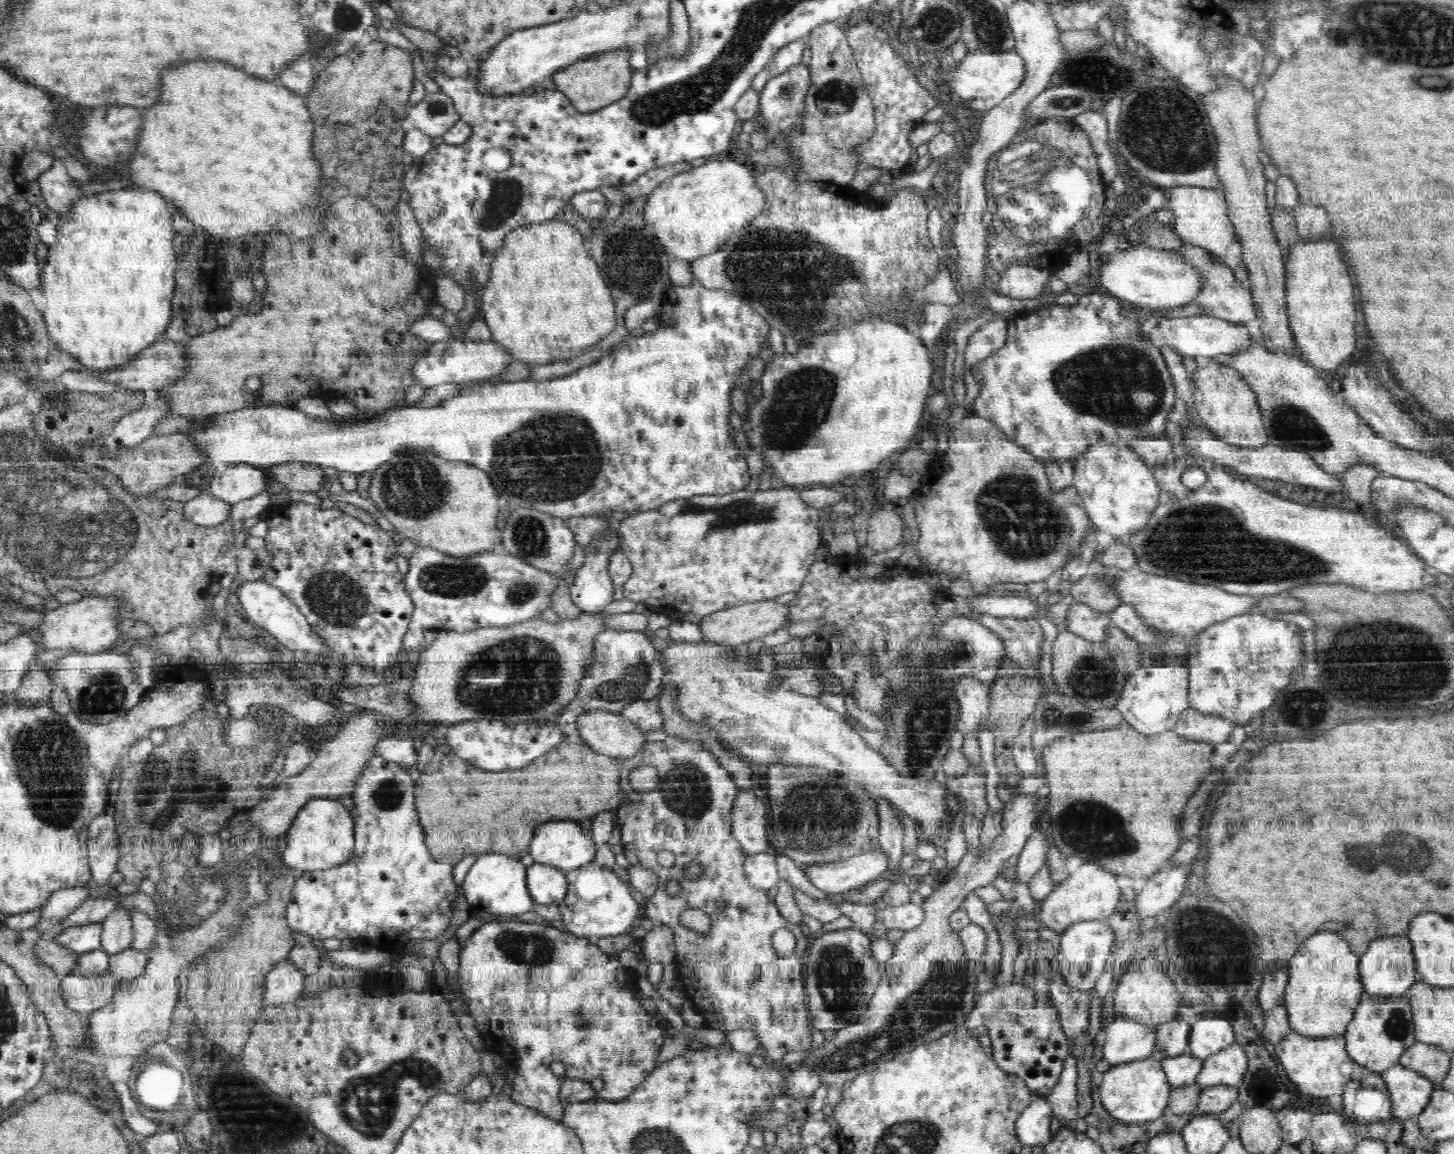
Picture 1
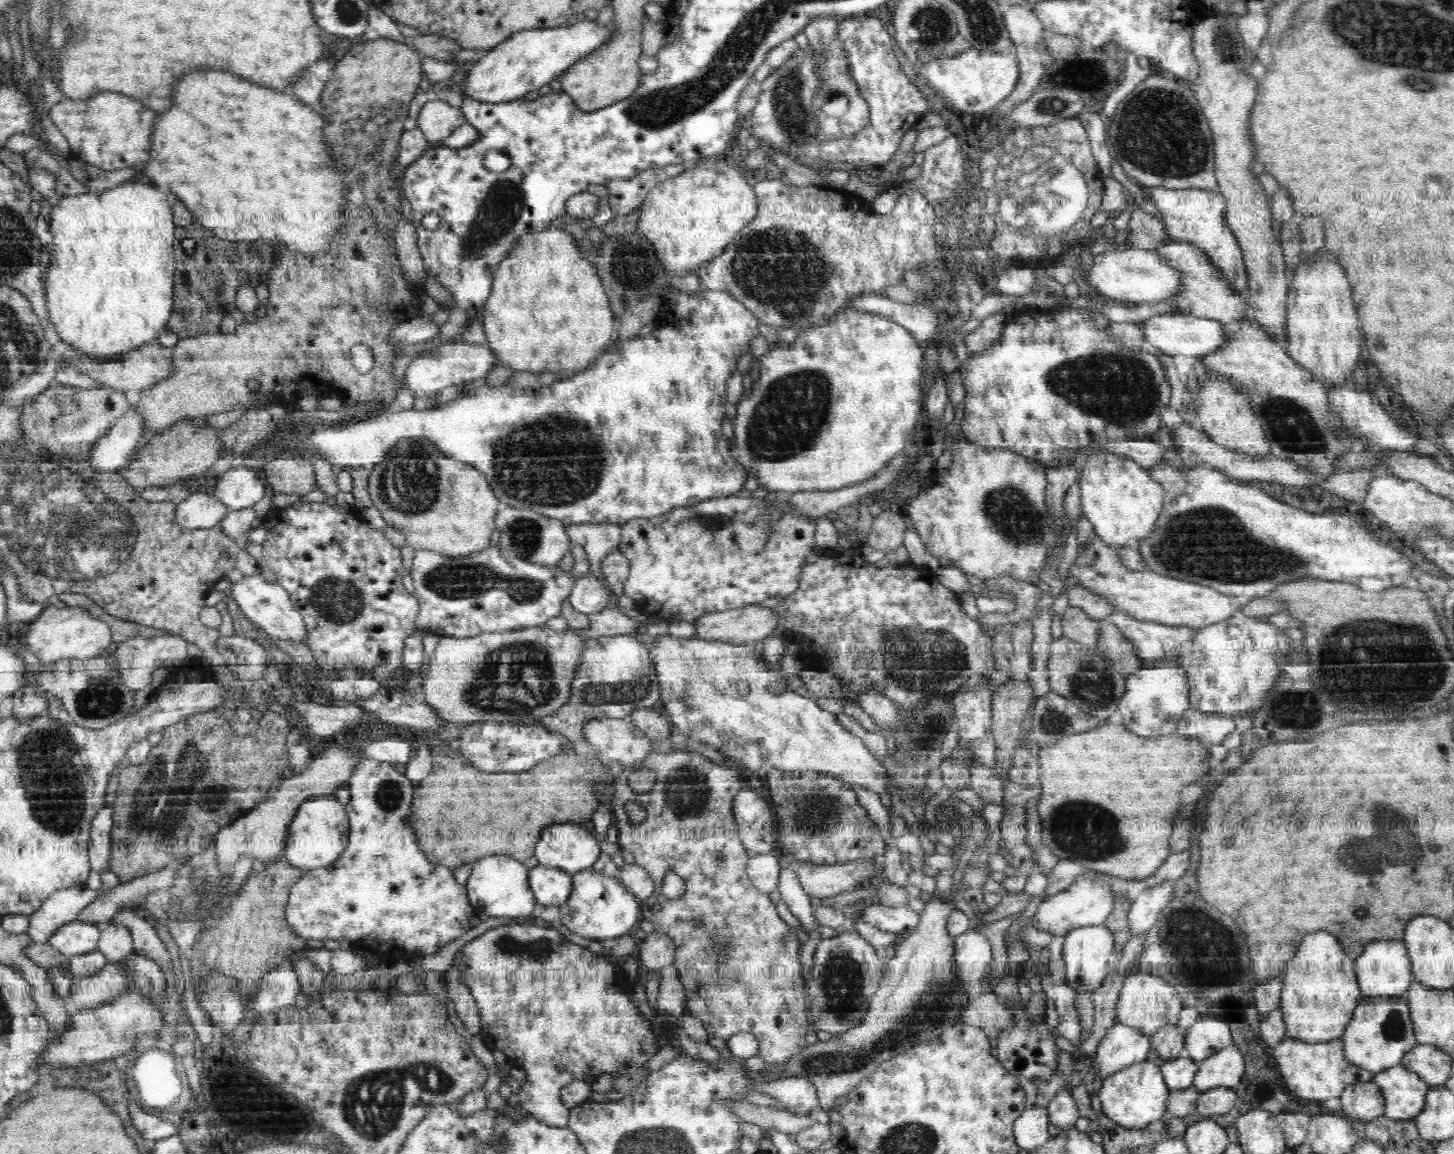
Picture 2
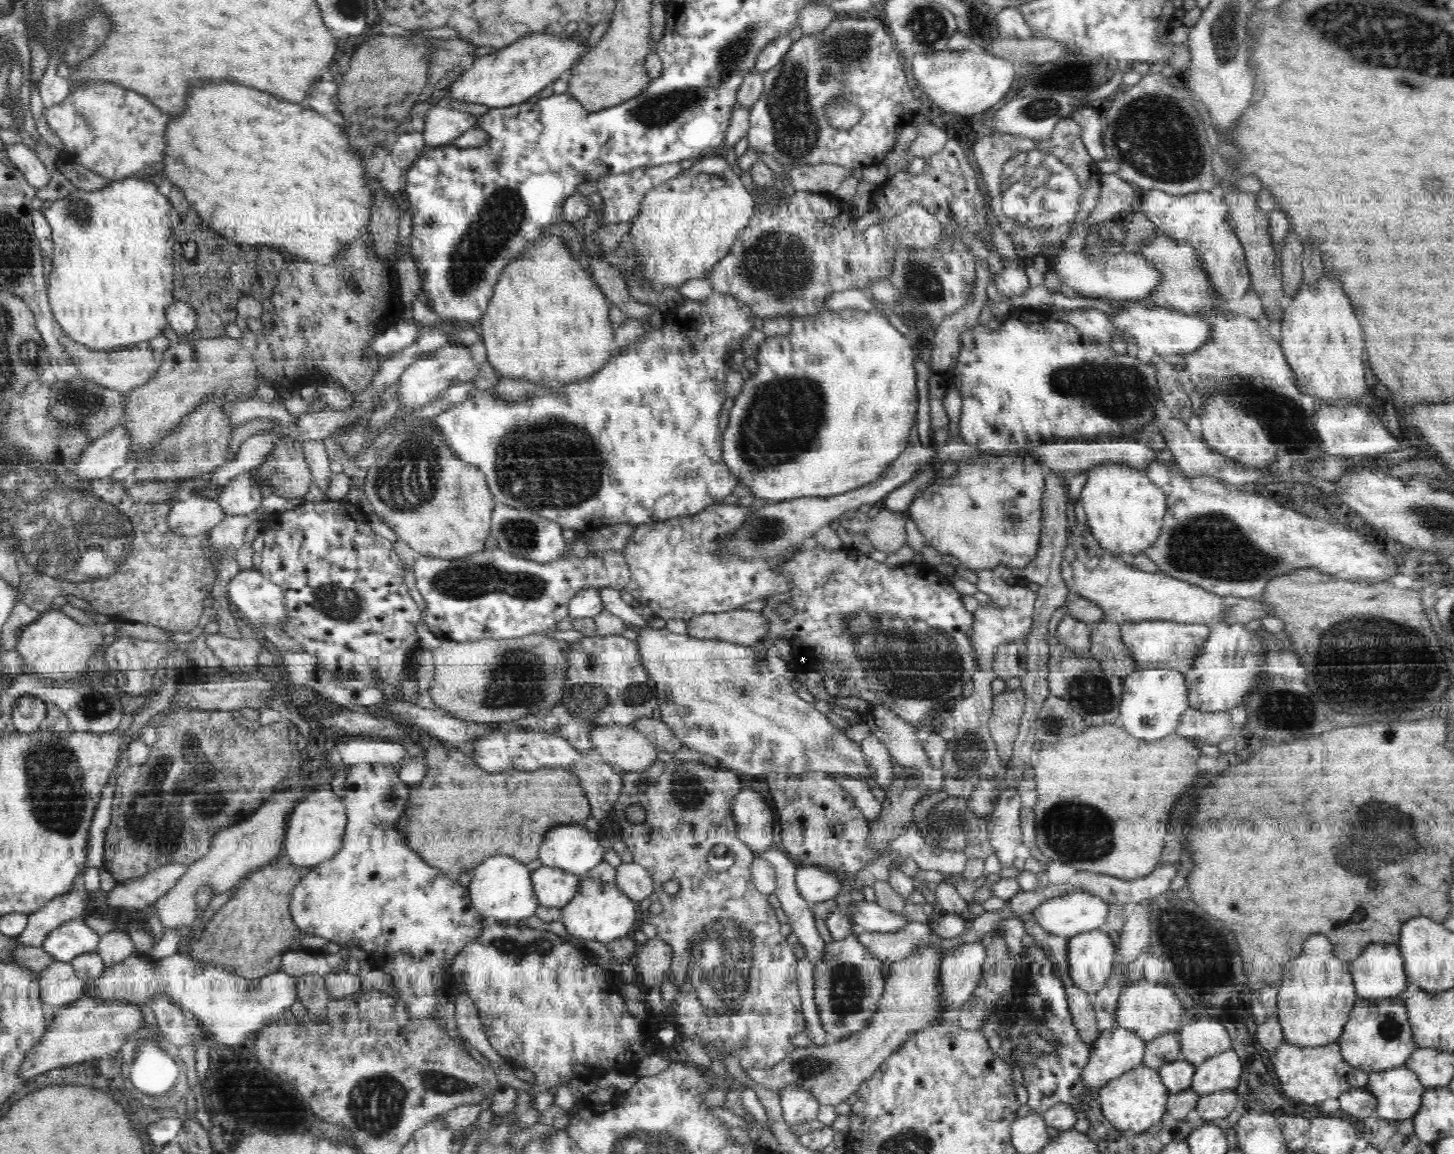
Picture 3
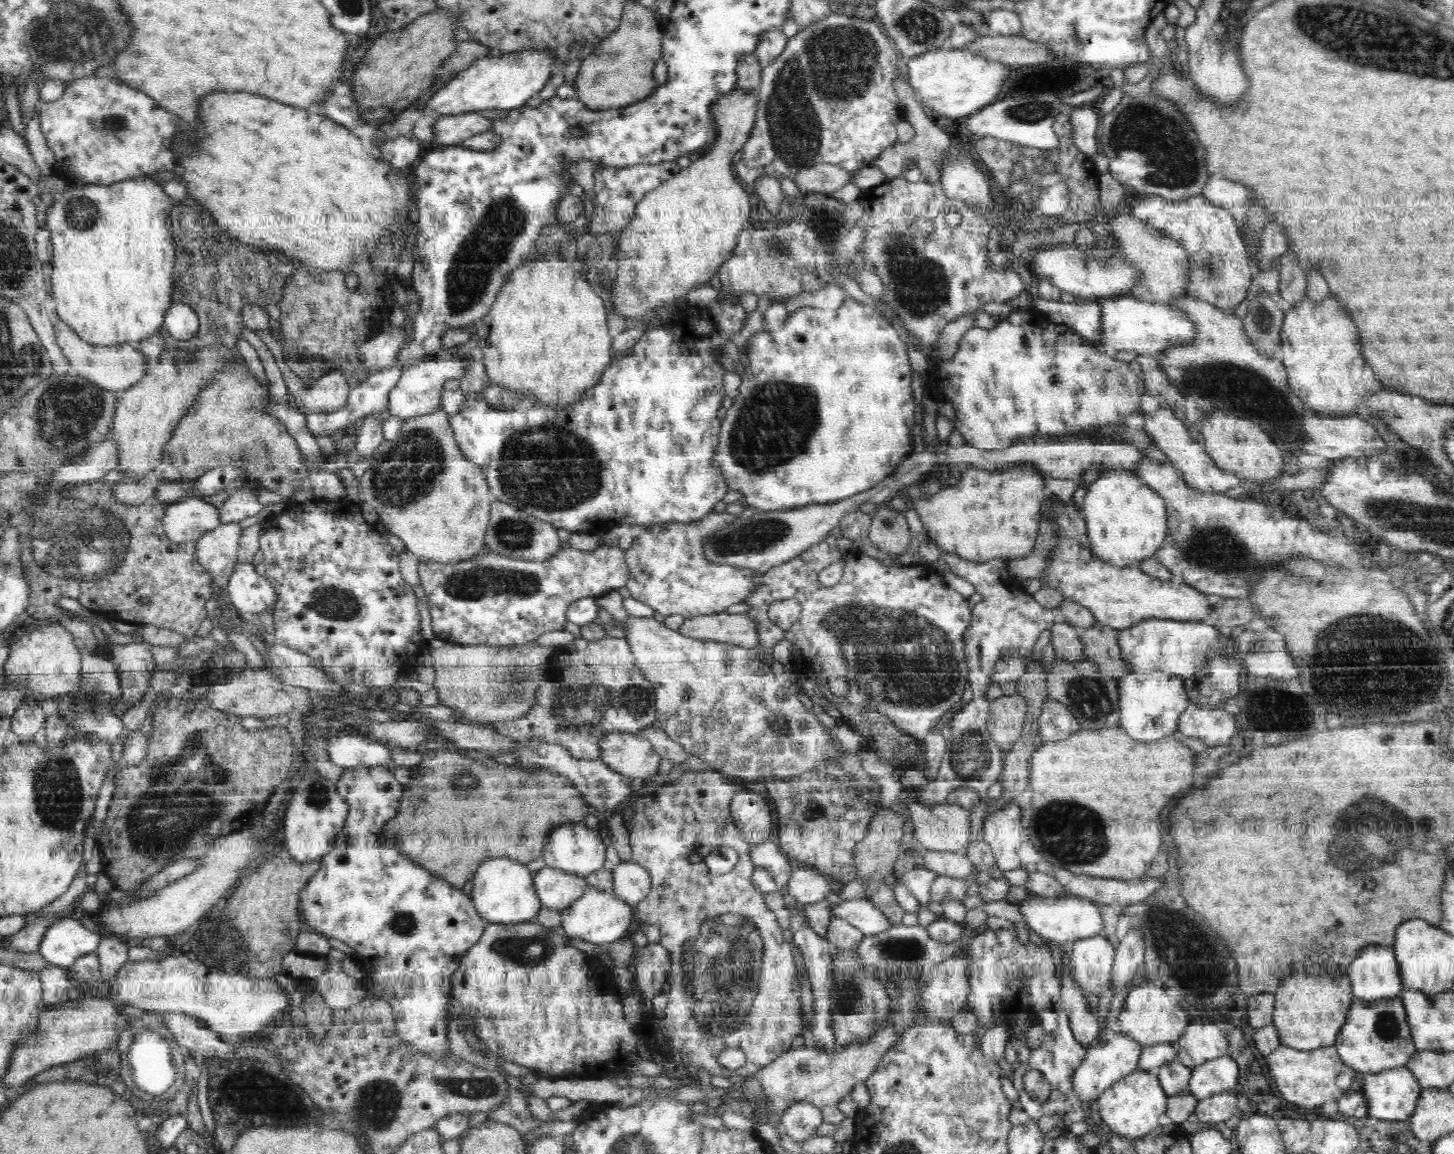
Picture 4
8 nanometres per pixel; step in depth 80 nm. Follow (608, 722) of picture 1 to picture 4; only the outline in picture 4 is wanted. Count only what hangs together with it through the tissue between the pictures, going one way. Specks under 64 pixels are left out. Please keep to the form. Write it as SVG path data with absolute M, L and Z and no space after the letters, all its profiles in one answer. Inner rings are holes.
M614 732L599 740L601 760L610 769L632 779L646 779L659 773L661 757L640 734Z

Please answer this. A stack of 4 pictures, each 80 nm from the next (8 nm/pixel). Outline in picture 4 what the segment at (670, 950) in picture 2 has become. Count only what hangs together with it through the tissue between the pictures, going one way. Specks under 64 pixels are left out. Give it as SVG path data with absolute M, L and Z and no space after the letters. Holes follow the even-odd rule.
M647 943L639 947L634 955L633 963L636 972L635 986L640 991L640 998L652 1000L662 991L662 984L668 980L671 967L670 953L659 943Z

